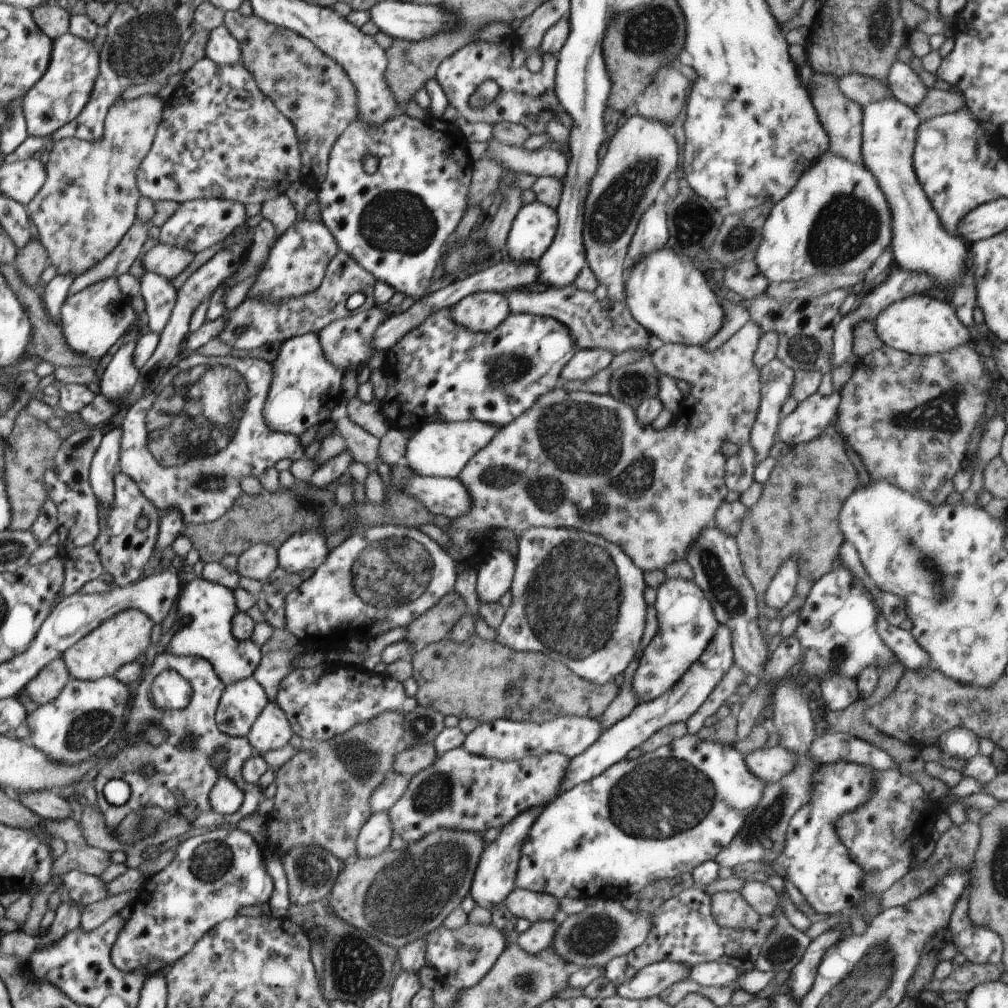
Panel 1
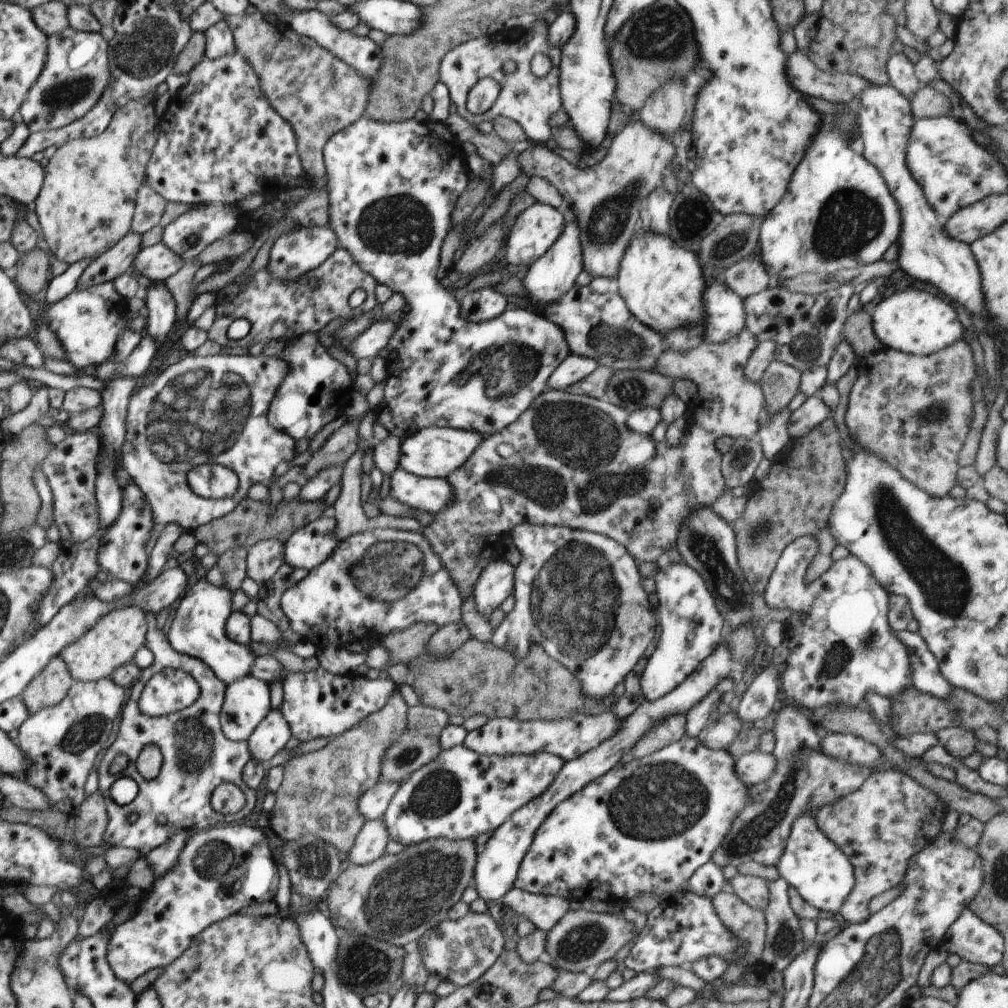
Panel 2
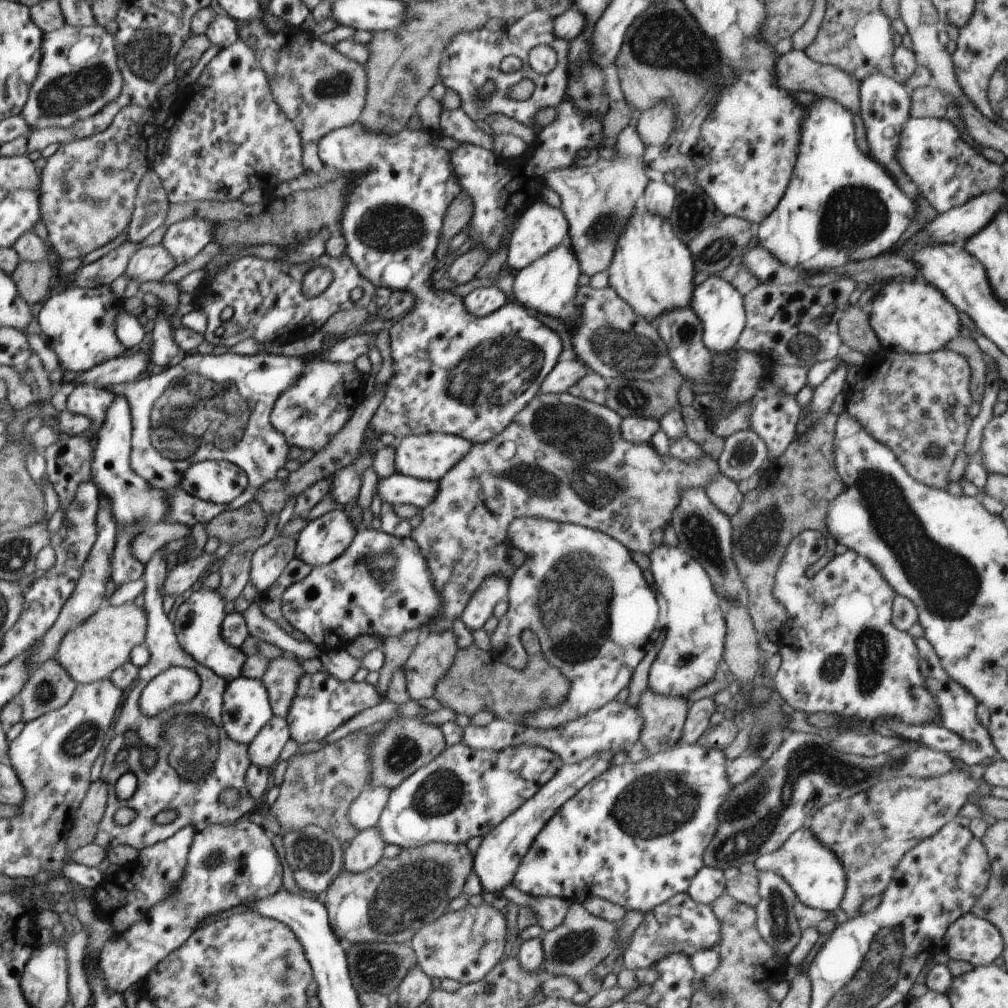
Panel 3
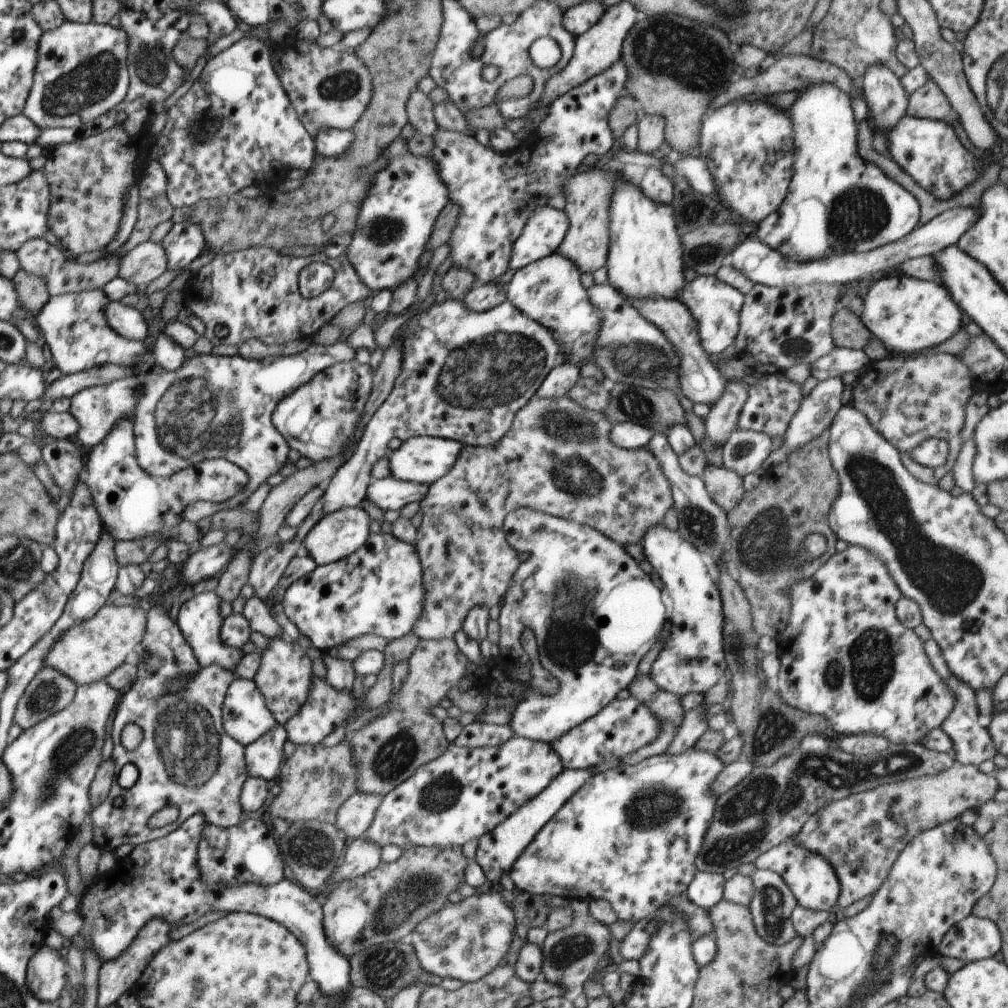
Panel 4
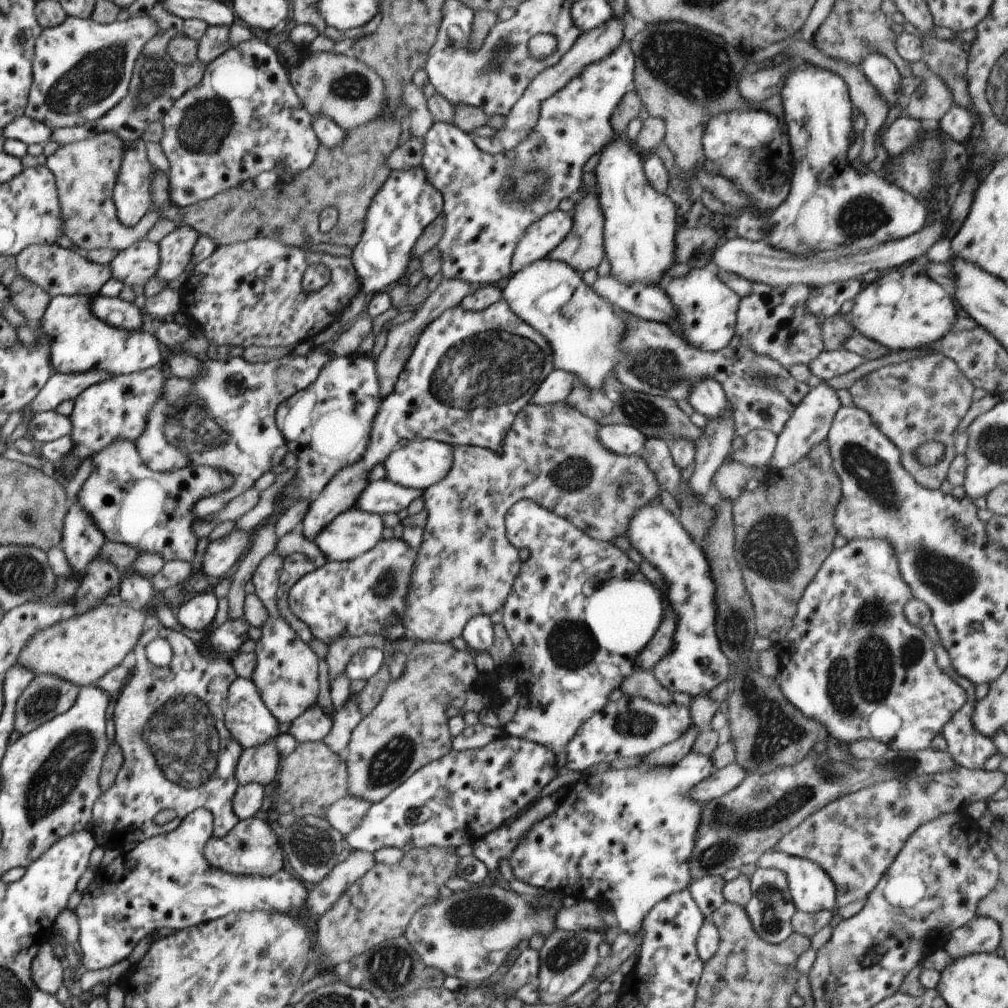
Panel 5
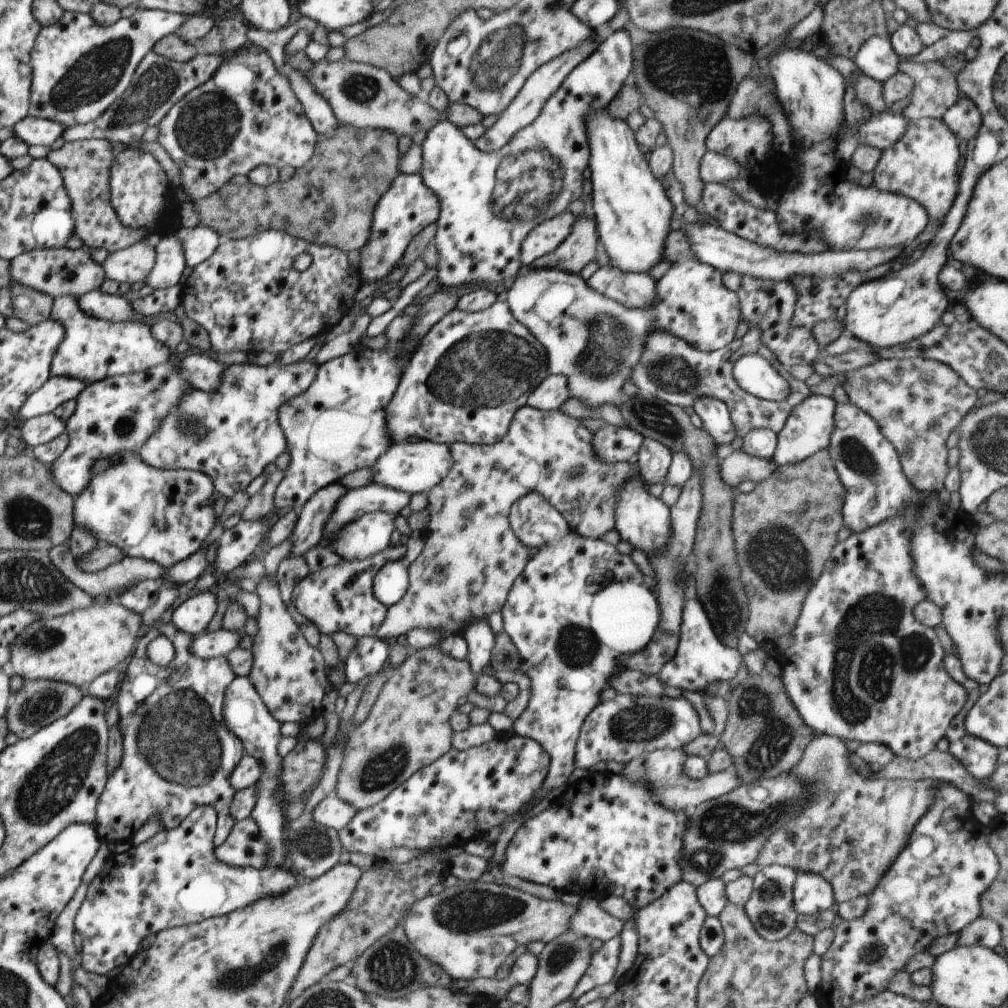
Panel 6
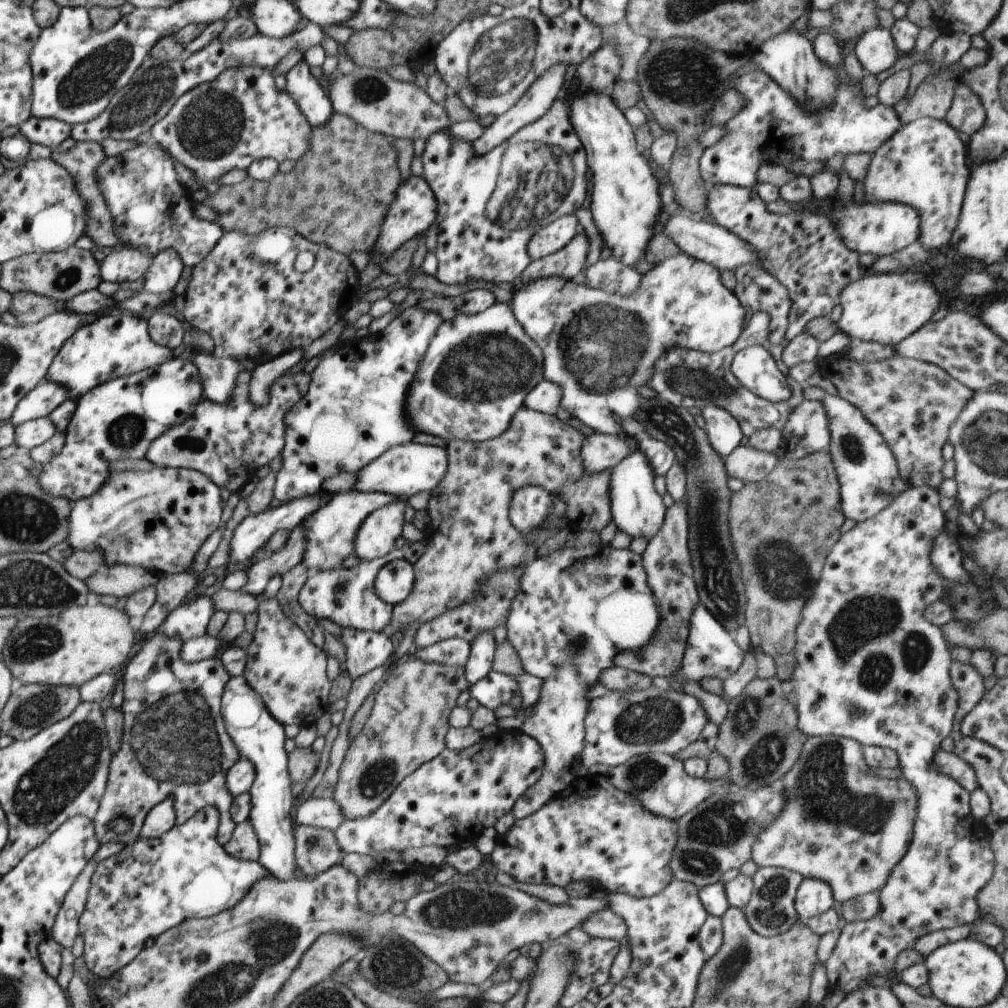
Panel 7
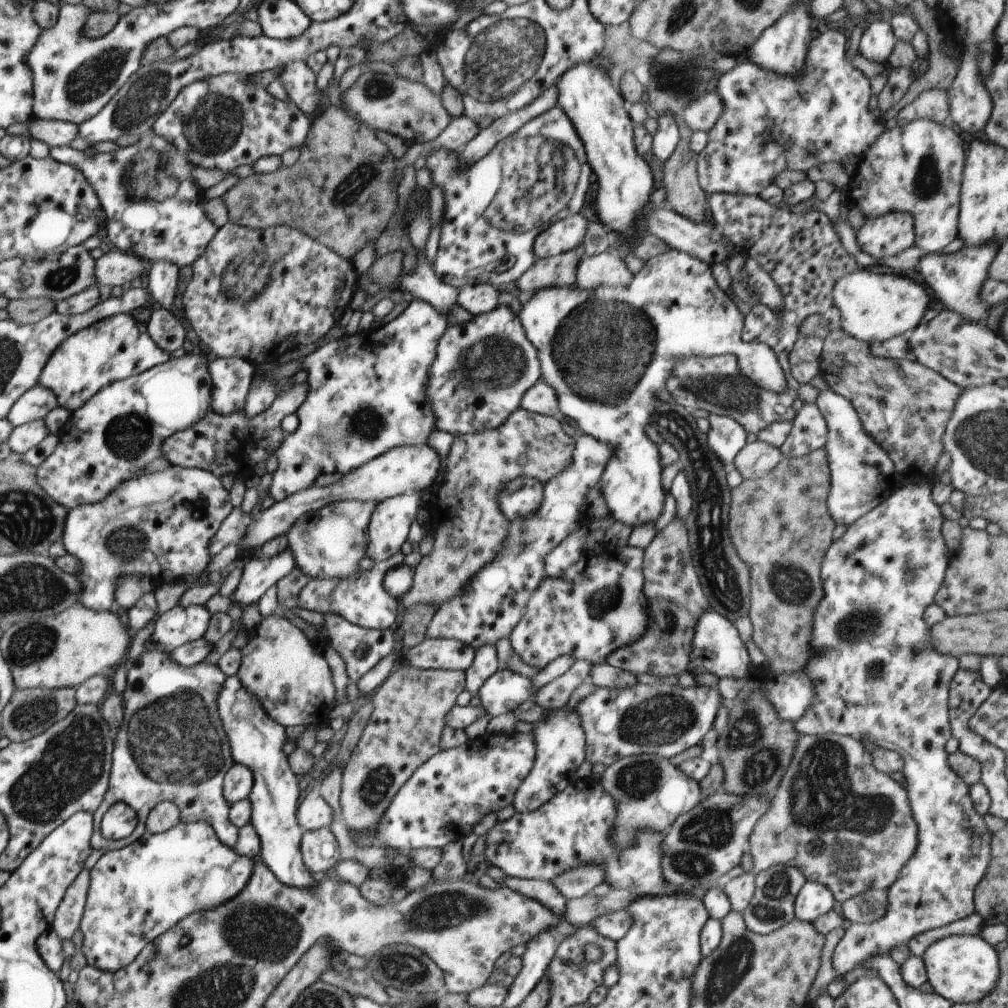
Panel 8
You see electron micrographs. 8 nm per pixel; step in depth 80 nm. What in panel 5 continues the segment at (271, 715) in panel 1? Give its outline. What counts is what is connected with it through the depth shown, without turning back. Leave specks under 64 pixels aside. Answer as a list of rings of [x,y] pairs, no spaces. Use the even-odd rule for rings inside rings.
[[[276,739],[243,749],[236,765],[235,777],[240,785],[257,782],[275,785],[279,764],[282,761],[276,749]]]

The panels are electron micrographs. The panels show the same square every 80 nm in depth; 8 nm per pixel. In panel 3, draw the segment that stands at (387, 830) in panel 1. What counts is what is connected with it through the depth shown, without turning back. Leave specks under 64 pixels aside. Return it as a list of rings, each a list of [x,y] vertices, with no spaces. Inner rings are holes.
[[[375,826],[362,830],[344,852],[343,870],[352,874],[370,870],[383,858],[385,845]]]

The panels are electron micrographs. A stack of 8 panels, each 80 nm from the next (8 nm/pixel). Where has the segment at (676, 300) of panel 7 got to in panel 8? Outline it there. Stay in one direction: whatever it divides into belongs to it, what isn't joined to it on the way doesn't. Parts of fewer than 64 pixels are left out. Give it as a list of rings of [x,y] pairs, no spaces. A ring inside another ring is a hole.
[[[676,249],[645,262],[627,287],[540,289],[531,298],[522,299],[516,316],[527,339],[537,348],[541,379],[556,391],[561,416],[576,420],[581,434],[590,435],[613,450],[613,457],[598,482],[610,516],[632,528],[655,525],[662,514],[665,497],[661,483],[663,466],[657,444],[644,434],[644,426],[649,424],[649,416],[660,402],[655,394],[665,388],[665,380],[678,359],[742,354],[742,350],[746,350],[745,341],[741,339],[745,316],[727,291],[718,286],[711,265]]]

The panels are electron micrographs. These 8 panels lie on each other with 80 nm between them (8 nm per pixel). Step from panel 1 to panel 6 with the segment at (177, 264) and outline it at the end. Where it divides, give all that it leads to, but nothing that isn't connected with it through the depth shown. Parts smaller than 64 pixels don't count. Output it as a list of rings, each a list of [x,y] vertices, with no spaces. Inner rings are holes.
[[[144,238],[128,248],[110,253],[103,265],[109,278],[119,284],[147,282],[156,264],[155,241]]]

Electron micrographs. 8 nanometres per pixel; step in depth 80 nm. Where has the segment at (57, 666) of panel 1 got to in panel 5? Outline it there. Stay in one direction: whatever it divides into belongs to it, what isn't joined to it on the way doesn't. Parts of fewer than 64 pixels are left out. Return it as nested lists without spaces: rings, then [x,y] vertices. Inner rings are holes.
[[[51,674],[36,675],[30,681],[28,688],[25,688],[20,698],[18,698],[15,710],[15,730],[22,735],[32,732],[41,724],[52,720],[52,717],[66,712],[74,704],[78,693],[79,687],[73,682],[68,682],[59,676]]]

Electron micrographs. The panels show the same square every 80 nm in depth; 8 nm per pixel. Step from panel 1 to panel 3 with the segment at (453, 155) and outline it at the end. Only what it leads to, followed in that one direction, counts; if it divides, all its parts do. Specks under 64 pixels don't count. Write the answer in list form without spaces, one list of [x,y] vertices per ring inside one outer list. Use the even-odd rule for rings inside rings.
[[[358,121],[354,125],[340,128],[339,130],[332,130],[328,134],[324,134],[318,142],[318,155],[320,161],[325,166],[336,168],[338,171],[344,172],[360,172],[366,170],[366,174],[362,174],[356,182],[351,182],[350,186],[346,188],[346,196],[344,196],[344,210],[342,210],[342,218],[340,218],[340,233],[346,240],[345,254],[352,260],[354,266],[361,276],[364,276],[368,282],[374,284],[374,288],[388,288],[394,292],[396,290],[406,290],[414,296],[414,307],[398,322],[394,323],[390,328],[390,347],[392,347],[392,368],[394,374],[388,382],[386,388],[386,396],[382,400],[382,404],[370,422],[370,427],[374,431],[376,439],[380,446],[380,436],[382,434],[391,434],[392,436],[402,440],[404,437],[428,434],[428,432],[438,432],[442,434],[452,434],[452,436],[459,436],[466,438],[470,444],[484,444],[488,440],[492,440],[494,436],[498,436],[514,421],[518,412],[523,410],[528,402],[532,401],[539,392],[542,382],[546,376],[558,365],[560,354],[562,354],[562,342],[558,334],[551,330],[548,326],[544,326],[537,318],[536,314],[525,309],[517,303],[506,302],[502,308],[498,308],[496,312],[488,314],[488,316],[474,316],[466,310],[463,298],[452,294],[446,290],[446,286],[442,289],[433,289],[433,282],[437,279],[435,275],[436,250],[440,240],[440,230],[442,230],[442,222],[448,206],[461,194],[460,184],[458,184],[458,176],[452,170],[450,164],[450,152],[442,146],[434,146],[434,138],[442,135],[441,130],[437,132],[430,132],[430,130],[410,130],[405,127],[396,134],[374,134],[364,130]]]

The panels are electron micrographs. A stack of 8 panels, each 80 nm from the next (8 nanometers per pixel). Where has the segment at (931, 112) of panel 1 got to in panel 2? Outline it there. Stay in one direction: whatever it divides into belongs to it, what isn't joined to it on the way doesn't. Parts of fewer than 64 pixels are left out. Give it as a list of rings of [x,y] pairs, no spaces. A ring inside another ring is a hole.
[[[922,86],[911,102],[913,116],[916,119],[941,117],[950,112],[952,103],[942,91]]]

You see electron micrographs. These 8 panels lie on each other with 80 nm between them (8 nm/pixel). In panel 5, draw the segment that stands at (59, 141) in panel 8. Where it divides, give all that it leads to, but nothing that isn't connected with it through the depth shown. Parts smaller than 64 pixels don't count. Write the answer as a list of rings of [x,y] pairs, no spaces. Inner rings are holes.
[[[24,114],[3,129],[3,137],[4,140],[14,139],[27,145],[45,144],[53,130],[47,123],[38,122]]]

